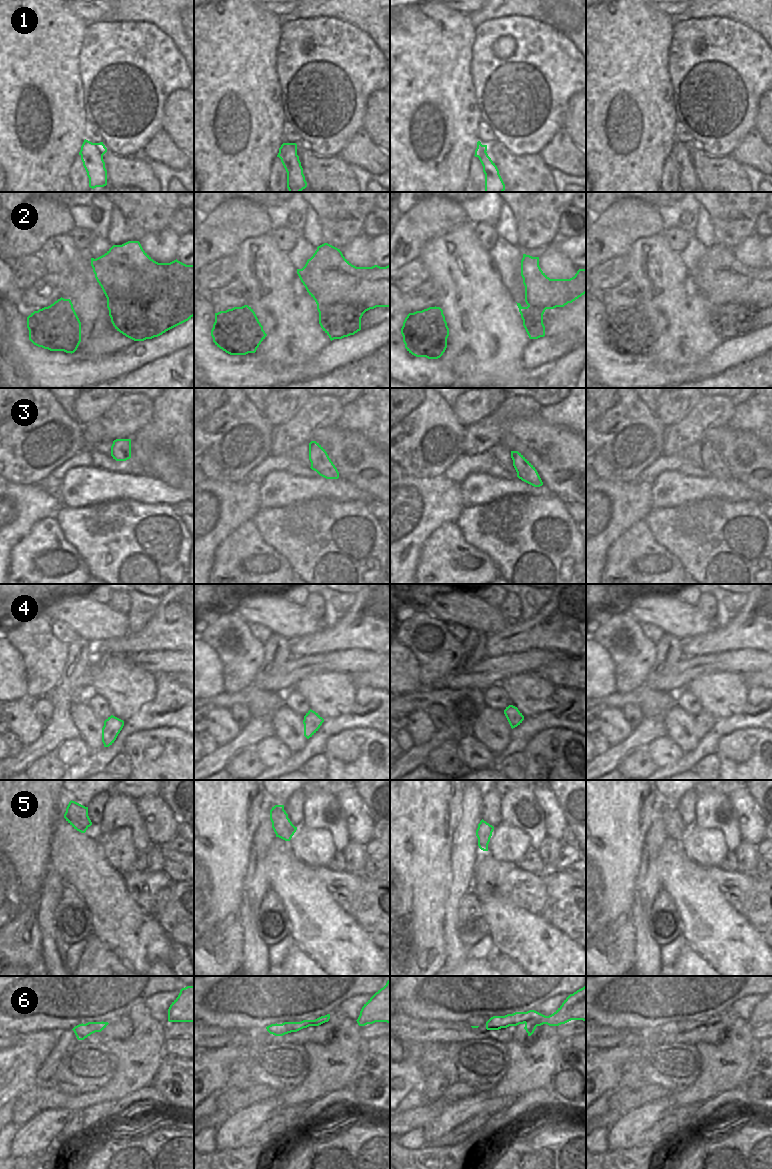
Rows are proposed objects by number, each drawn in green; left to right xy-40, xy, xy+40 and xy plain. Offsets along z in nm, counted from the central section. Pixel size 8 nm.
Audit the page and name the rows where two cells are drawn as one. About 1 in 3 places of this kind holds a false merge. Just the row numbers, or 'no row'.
6

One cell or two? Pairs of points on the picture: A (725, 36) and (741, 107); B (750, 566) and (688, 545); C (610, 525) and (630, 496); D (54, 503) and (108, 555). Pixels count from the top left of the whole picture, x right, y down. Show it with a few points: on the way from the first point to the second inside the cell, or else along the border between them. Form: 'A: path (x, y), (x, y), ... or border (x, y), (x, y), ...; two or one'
A: path (725, 54), (725, 60), (730, 65), (730, 89); one
B: path (735, 558), (725, 554), (716, 545), (703, 545); one
C: path (613, 518), (613, 513), (623, 503); one
D: border (62, 506), (55, 517); two

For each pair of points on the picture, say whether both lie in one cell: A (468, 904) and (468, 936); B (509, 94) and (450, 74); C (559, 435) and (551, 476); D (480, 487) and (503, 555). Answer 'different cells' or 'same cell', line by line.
A: same cell
B: different cells
C: same cell
D: different cells

